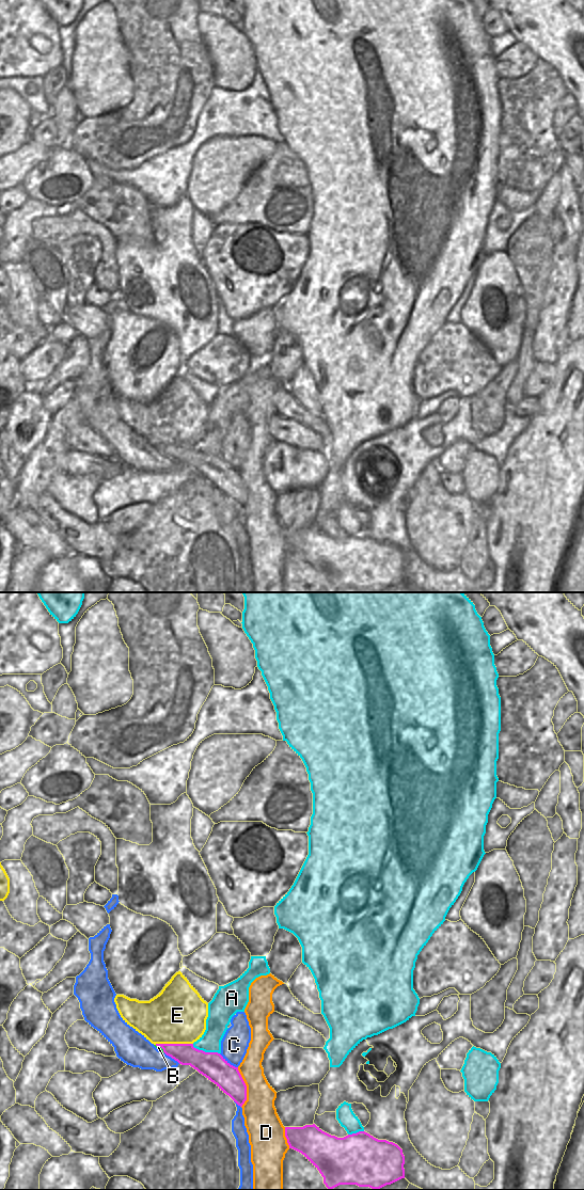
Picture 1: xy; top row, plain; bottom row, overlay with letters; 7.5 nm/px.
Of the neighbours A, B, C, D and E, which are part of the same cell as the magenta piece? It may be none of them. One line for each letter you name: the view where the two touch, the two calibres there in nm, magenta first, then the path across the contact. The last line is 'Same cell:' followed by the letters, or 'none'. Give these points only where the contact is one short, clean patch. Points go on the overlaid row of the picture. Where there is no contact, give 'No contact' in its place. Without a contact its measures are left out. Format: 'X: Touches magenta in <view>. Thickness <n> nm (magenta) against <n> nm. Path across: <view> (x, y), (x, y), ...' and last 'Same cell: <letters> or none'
B: Touches magenta in xy. Thickness 160 nm (magenta) against 30 nm. Path across: xy (185, 1053), (160, 1046), (158, 1047)
Same cell: B.

